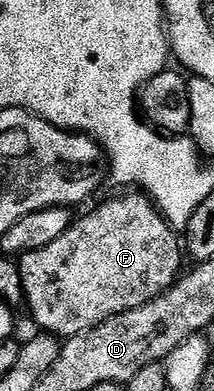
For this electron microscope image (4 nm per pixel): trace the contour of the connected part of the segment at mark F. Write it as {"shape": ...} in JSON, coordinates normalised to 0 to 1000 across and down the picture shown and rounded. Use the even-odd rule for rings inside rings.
{"shape":[[[584,488],[547,501],[565,504],[528,504],[514,514],[481,517],[458,535],[425,537],[402,555],[364,552],[290,606],[257,611],[257,621],[238,621],[220,634],[117,647],[93,655],[89,675],[98,680],[98,711],[107,714],[126,793],[136,790],[140,806],[154,808],[159,826],[192,839],[178,844],[206,847],[215,854],[271,867],[364,862],[374,852],[425,847],[444,836],[477,831],[486,821],[514,821],[523,811],[551,811],[565,801],[589,801],[631,785],[678,780],[692,770],[720,770],[720,765],[748,760],[776,739],[808,737],[818,721],[832,716],[836,701],[850,696],[850,691],[841,693],[846,647],[855,657],[850,619],[846,627],[827,619],[827,606],[836,606],[832,588],[794,575],[790,563],[738,540],[729,524],[715,522],[706,506],[682,496],[654,488]]]}

